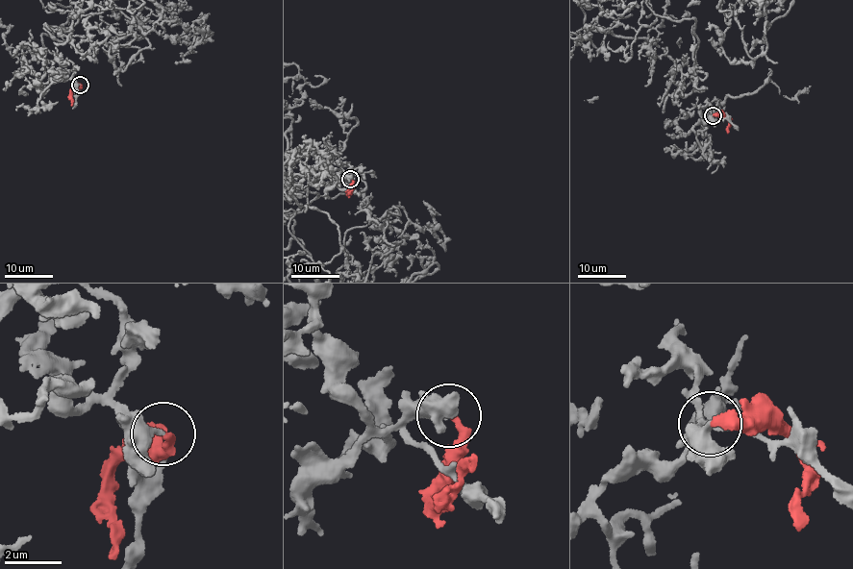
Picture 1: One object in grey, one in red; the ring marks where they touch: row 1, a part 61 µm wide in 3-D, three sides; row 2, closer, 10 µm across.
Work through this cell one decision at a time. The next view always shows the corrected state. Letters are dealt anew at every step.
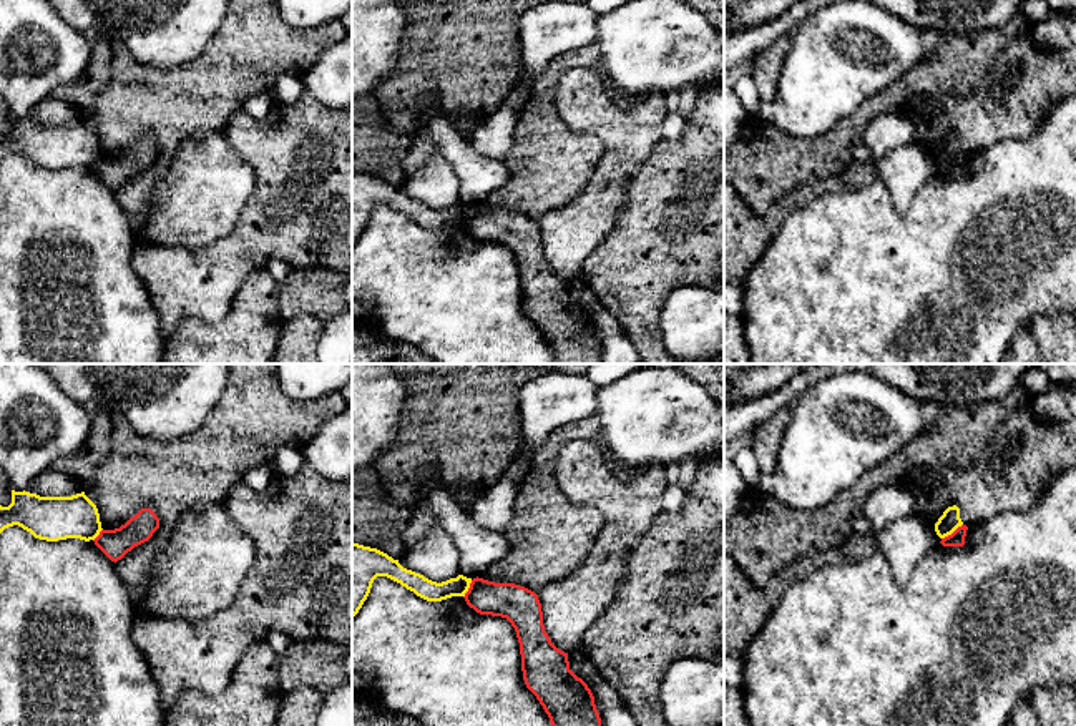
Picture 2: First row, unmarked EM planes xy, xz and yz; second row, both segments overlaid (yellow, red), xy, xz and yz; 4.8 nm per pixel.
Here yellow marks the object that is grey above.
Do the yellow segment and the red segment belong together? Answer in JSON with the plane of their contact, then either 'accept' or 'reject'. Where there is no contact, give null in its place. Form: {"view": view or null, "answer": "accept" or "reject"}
{"view": "yz", "answer": "reject"}

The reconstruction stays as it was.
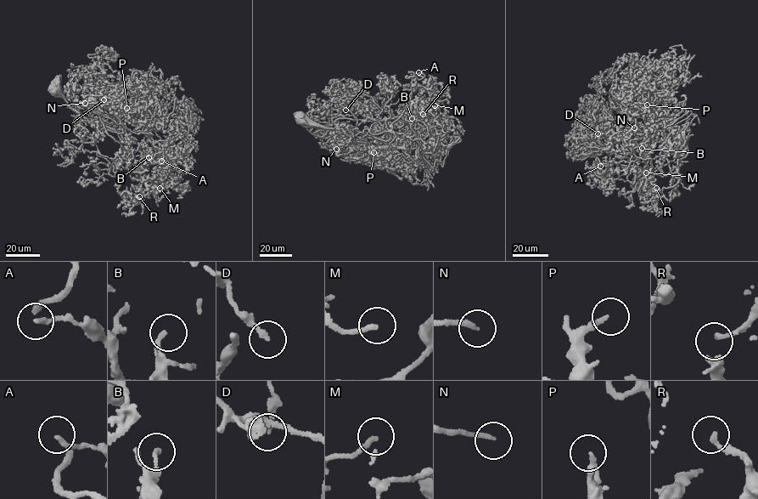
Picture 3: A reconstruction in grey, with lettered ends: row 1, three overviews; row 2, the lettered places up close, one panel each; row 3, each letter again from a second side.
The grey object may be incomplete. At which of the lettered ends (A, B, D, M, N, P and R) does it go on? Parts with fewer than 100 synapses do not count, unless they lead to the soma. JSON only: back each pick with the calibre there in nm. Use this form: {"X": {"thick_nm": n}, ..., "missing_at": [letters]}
{"N": {"thick_nm": 190}, "missing_at": ["N"]}

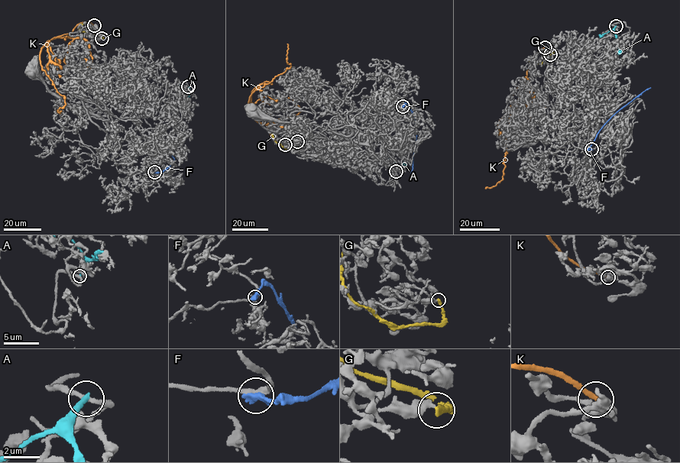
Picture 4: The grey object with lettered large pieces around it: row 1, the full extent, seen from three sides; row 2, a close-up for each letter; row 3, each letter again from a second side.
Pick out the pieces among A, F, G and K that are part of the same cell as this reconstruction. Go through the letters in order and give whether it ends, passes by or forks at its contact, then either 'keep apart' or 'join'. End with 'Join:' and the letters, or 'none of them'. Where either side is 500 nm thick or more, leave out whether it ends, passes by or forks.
A: it ends; keep apart
F: keep apart
G: it ends; keep apart
K: it ends; keep apart
Join: none of them

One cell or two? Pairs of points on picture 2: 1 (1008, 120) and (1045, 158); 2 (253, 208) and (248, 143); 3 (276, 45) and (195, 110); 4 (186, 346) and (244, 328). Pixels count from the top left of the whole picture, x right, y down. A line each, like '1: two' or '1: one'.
1: two
2: one
3: one
4: one

